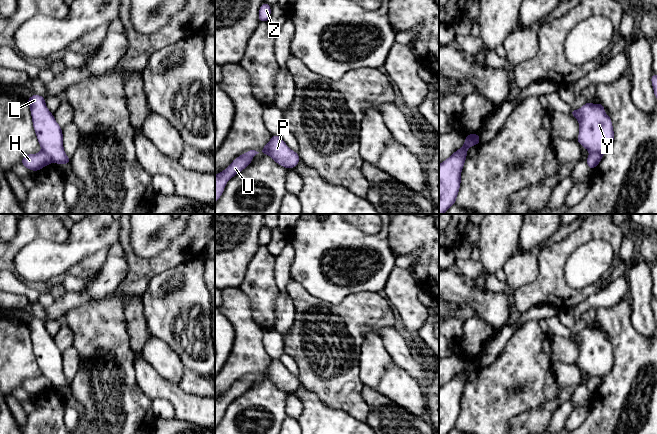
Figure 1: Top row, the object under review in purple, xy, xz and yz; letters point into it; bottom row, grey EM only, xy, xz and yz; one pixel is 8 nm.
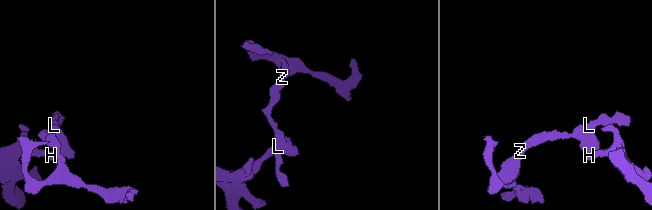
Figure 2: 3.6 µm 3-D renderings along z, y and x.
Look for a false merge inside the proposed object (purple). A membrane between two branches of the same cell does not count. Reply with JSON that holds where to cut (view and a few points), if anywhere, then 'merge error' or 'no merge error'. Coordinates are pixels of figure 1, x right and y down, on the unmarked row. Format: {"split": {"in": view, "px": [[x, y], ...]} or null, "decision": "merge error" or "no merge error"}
{"split": {"in": "xy", "px": [[42, 374], [51, 385]]}, "decision": "merge error"}

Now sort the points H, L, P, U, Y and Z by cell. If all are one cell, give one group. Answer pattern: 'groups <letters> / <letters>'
groups H U / L P Y Z

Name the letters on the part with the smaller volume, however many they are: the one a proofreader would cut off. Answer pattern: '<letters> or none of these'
L, P, Y, Z

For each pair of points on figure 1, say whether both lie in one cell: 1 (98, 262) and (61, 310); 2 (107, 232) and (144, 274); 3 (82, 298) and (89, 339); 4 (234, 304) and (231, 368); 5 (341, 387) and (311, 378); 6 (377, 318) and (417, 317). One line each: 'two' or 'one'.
1: two
2: two
3: two
4: one
5: one
6: two

